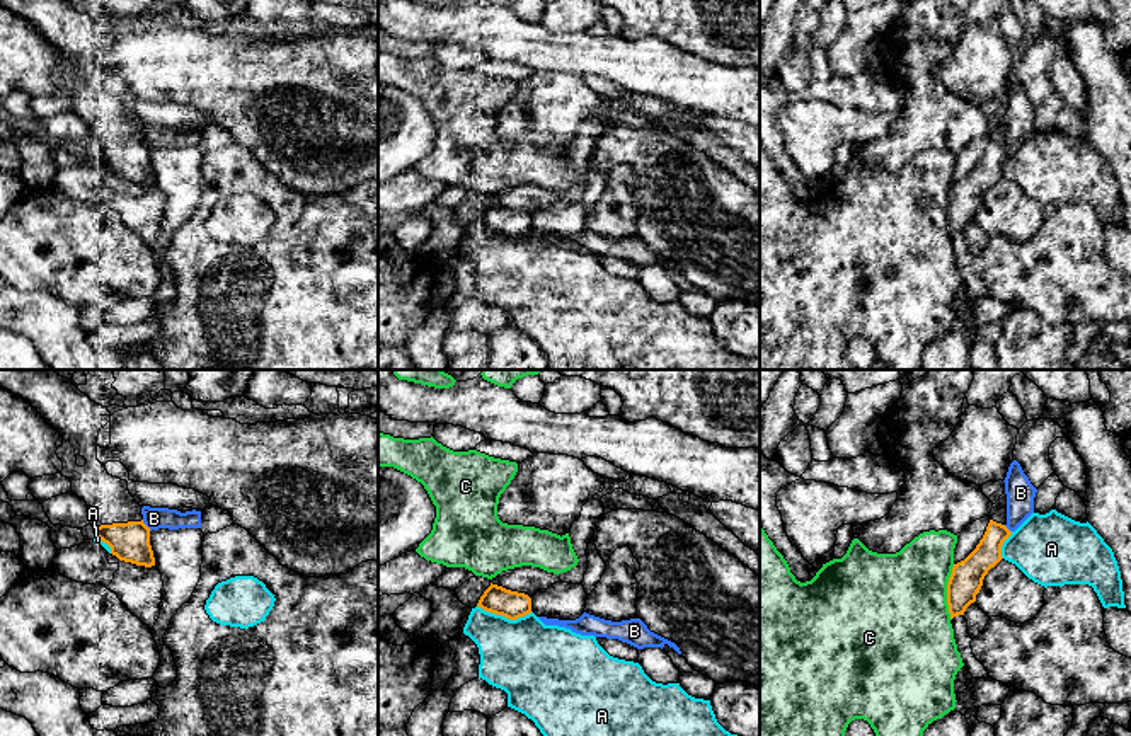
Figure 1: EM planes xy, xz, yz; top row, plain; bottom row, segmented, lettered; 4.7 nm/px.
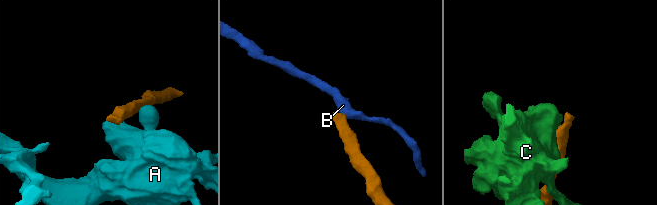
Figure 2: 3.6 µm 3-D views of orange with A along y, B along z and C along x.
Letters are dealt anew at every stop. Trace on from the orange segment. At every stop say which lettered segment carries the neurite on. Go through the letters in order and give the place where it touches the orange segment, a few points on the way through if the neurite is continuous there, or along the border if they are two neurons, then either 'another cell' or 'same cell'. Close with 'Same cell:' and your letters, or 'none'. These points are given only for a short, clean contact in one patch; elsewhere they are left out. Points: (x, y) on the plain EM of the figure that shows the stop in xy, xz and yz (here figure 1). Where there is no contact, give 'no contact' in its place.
A: xz (505, 234) | along xz (477, 224), (510, 237), (532, 230) | another cell
B: xy (145, 143) | along xy (142, 138), (150, 149) | another cell
C: yz (947, 210) | another cell
Same cell: none

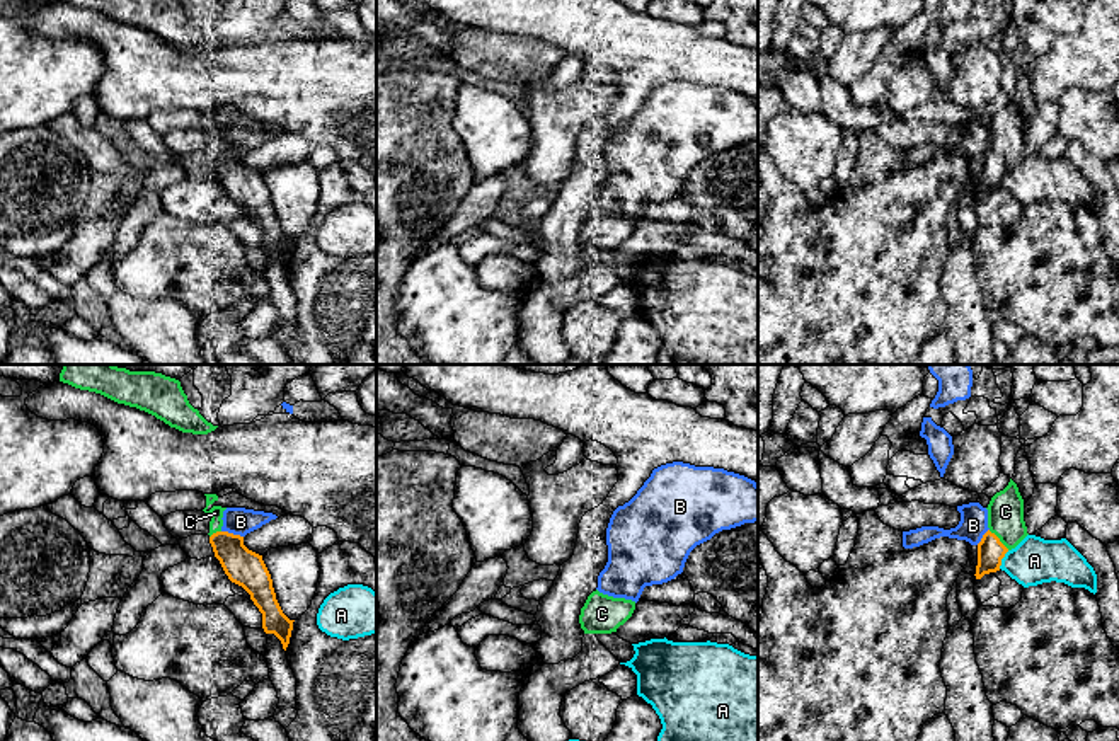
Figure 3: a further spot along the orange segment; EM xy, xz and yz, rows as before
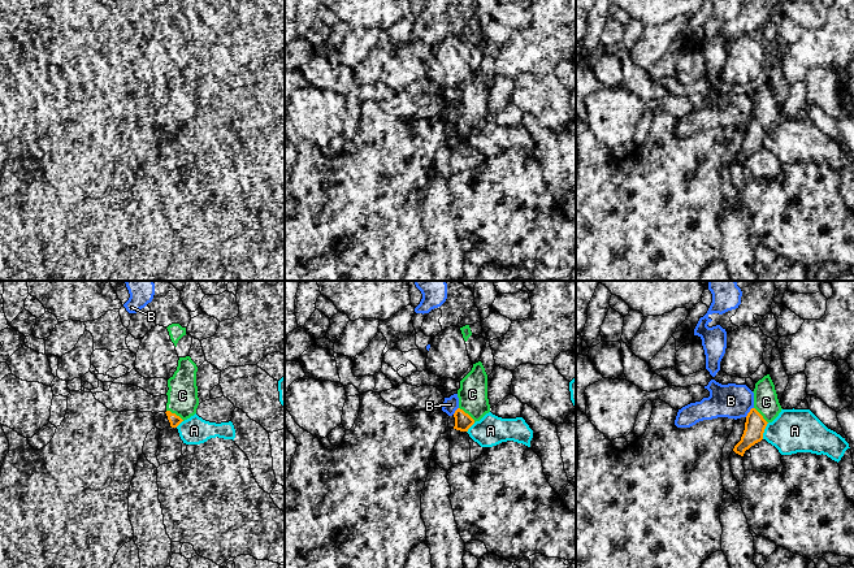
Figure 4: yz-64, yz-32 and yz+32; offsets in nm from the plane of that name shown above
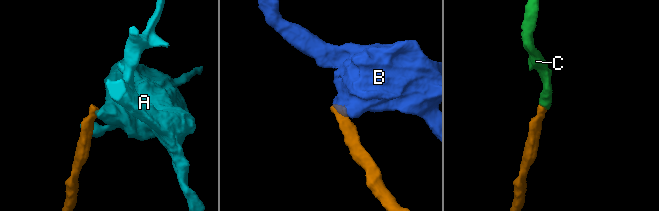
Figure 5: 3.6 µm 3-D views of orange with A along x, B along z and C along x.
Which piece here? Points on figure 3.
A: yz (1002, 176) | along yz (1009, 169), (998, 186) | another cell
B: xy (232, 152) | another cell
C: yz (998, 157) | same cell
Same cell: C

